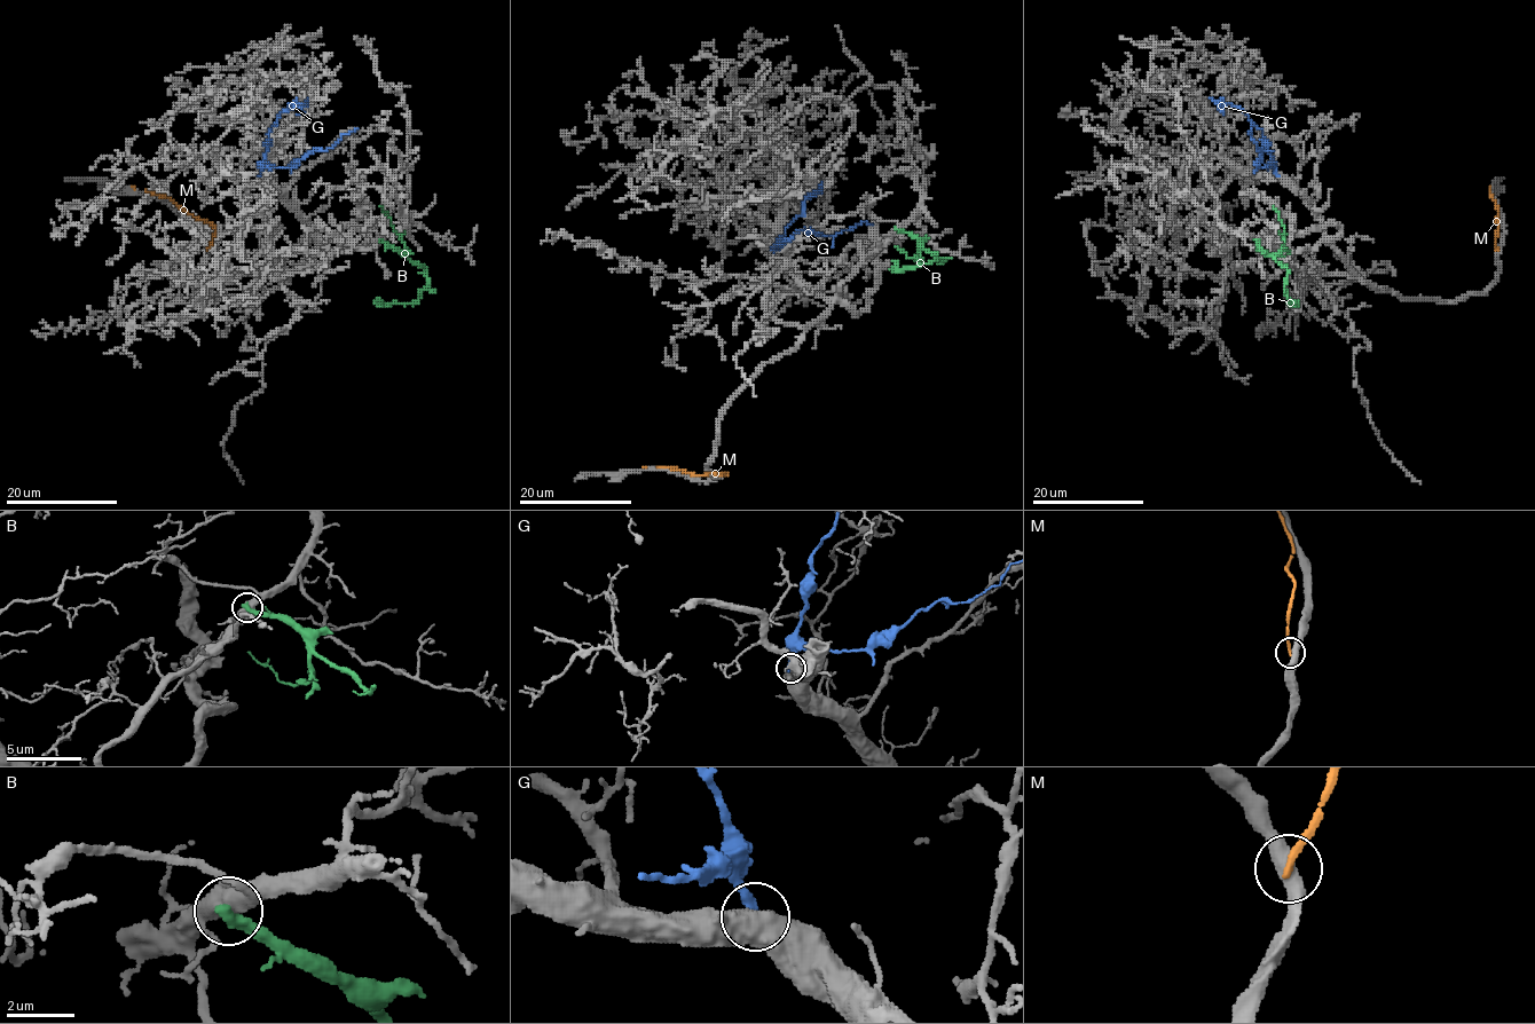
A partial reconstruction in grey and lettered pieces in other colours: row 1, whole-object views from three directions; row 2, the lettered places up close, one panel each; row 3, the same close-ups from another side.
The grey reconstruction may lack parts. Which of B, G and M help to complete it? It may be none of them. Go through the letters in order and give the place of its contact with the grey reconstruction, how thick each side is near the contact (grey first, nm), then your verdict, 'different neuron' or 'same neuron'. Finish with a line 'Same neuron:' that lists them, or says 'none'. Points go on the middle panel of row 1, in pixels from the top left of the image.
B: contact (896, 229); calibres 600 and 440 nm; different neuron
G: contact (773, 250); calibres 800 and 360 nm; different neuron
M: contact (719, 474); calibres 460 and 200 nm; different neuron
Same neuron: none

